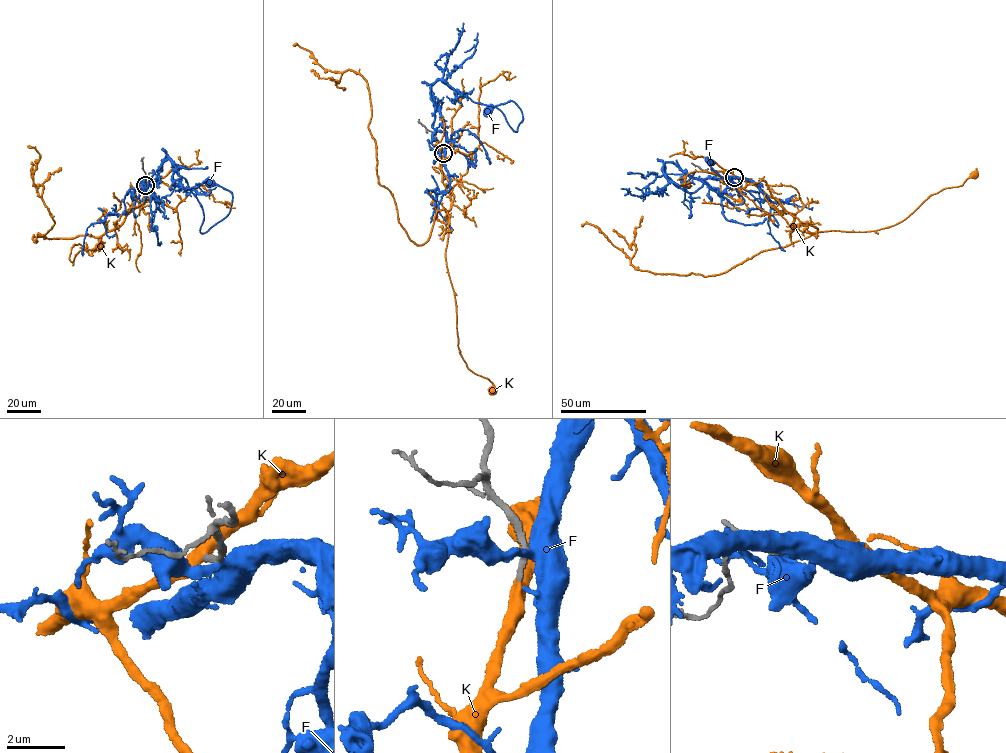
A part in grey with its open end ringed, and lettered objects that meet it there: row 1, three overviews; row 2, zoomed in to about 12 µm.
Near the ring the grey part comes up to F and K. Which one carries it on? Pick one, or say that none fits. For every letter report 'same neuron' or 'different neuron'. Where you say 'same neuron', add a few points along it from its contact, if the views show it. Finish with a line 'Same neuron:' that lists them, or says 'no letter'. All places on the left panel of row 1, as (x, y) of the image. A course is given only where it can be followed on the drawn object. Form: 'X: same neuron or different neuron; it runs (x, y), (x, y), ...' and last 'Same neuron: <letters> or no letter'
F: different neuron
K: same neuron; it runs (145, 185), (133, 192), (120, 225), (70, 261), (74, 244), (95, 251), (98, 246)
Same neuron: K

